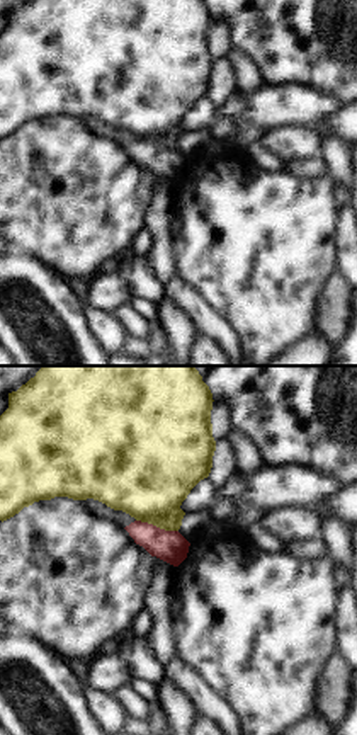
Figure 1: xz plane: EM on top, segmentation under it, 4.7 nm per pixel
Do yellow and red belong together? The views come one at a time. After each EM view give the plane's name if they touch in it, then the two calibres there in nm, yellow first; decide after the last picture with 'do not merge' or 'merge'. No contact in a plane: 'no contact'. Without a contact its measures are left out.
xz | 400/150 nm

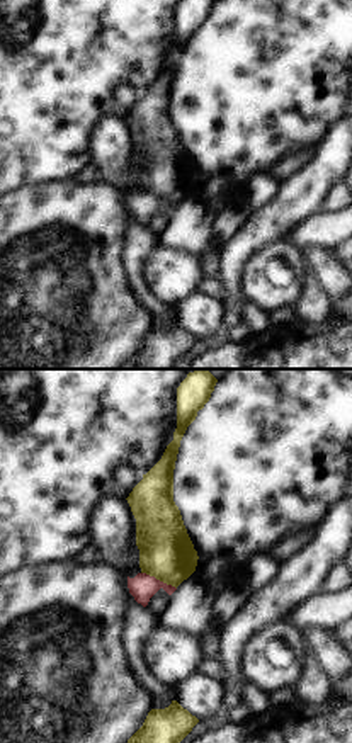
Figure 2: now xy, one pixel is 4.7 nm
xy | 260/120 nm

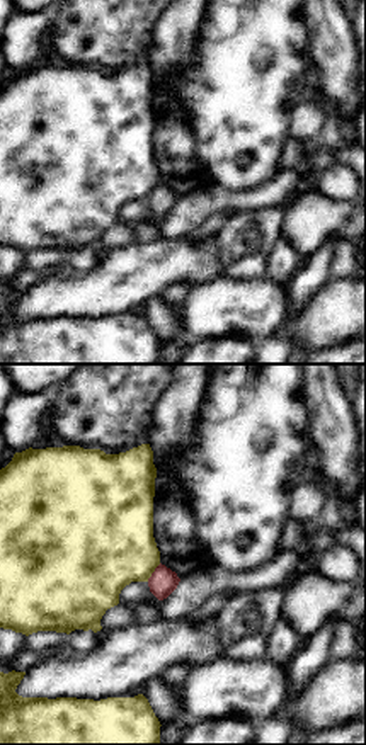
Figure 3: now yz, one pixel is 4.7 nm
yz | 420/130 nm

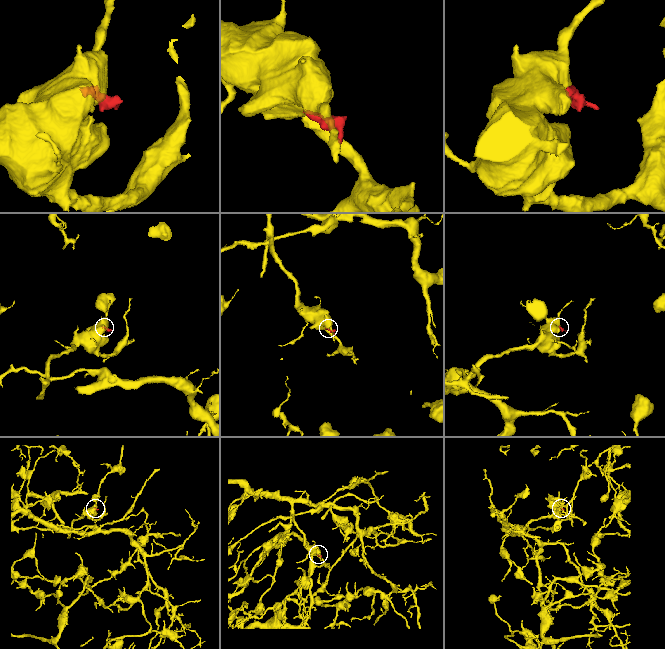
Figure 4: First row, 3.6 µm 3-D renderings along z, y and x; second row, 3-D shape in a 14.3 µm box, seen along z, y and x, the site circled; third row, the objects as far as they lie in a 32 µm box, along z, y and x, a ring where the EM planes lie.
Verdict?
do not merge

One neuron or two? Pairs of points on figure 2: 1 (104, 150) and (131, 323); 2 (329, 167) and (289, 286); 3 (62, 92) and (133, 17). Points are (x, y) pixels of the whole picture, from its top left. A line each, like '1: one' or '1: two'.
1: two
2: two
3: one

